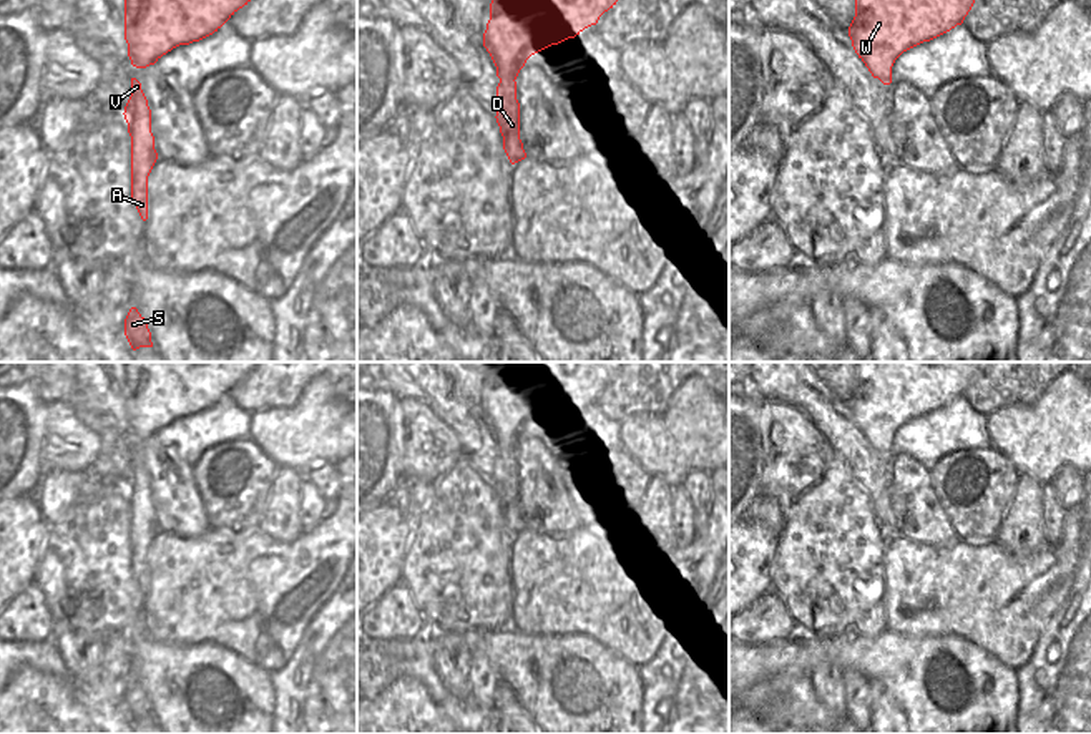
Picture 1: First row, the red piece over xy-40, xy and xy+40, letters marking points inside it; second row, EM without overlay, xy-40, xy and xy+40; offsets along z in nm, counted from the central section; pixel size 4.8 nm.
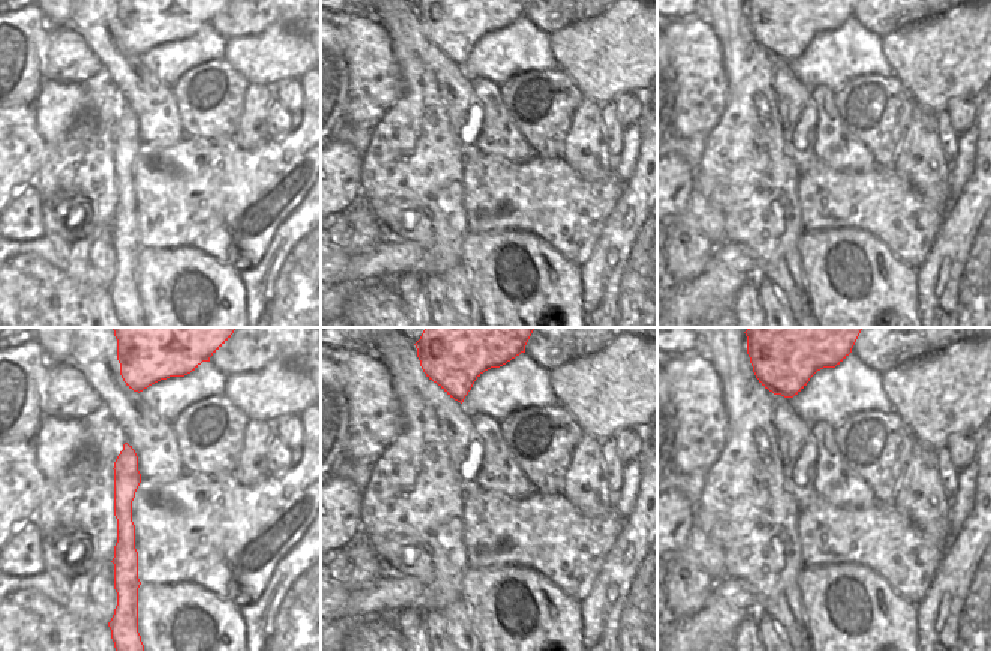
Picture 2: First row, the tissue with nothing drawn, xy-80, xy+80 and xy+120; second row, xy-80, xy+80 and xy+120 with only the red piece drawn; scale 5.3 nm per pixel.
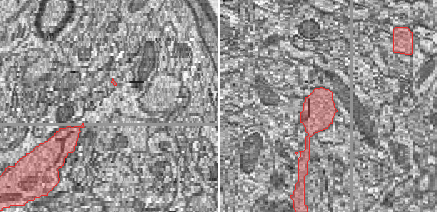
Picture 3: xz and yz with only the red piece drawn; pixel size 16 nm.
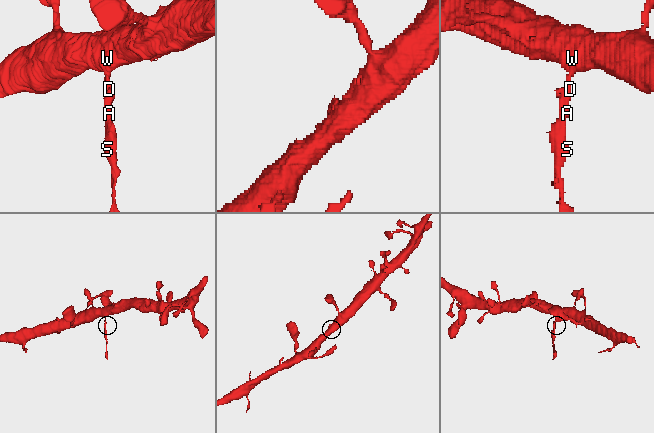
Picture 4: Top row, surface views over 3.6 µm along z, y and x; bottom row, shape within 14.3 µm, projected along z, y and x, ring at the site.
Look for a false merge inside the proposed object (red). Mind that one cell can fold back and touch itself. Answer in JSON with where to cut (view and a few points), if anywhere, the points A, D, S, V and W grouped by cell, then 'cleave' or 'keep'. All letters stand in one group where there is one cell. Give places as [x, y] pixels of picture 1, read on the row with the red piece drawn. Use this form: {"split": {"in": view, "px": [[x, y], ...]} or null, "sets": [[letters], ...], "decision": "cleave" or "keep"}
{"split": {"in": "xy", "px": [[500, 77], [513, 80]]}, "sets": [["A", "D", "S", "V"], ["W"]], "decision": "cleave"}

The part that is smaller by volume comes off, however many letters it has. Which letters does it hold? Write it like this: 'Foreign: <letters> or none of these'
Foreign: A, D, S, V

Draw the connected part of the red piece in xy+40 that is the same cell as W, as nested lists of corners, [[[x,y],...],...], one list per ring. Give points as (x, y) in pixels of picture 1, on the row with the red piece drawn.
[[[855,0],[849,37],[872,76],[890,85],[892,66],[903,51],[961,25],[973,3],[975,0]]]

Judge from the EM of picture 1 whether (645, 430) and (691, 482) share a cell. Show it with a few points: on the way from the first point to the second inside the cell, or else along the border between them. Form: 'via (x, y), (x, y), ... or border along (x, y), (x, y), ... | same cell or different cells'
border along (708, 472), (689, 470), (678, 482) | different cells

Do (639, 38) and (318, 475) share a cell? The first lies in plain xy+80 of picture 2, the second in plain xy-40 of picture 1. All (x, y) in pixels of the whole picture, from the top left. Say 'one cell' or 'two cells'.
two cells

